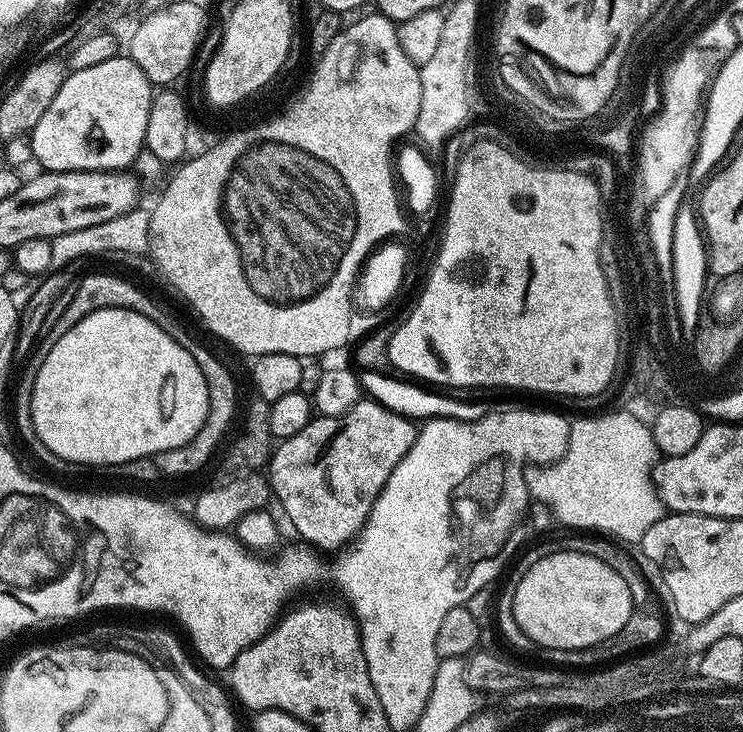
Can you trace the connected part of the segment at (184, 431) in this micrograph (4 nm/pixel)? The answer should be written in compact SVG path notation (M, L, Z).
M103 308L82 318L82 322L78 322L78 326L74 326L74 330L66 330L66 334L62 334L62 338L58 338L58 342L54 342L50 354L46 354L32 387L32 421L38 438L42 442L46 442L46 446L50 450L54 450L54 454L58 454L58 458L68 460L72 466L78 466L78 464L113 466L143 456L155 457L160 452L174 450L178 446L190 442L190 438L194 438L194 434L198 434L198 430L207 425L209 420L207 391L204 389L202 373L196 372L194 358L190 358L182 346L174 338L170 338L170 335L166 334L166 331L157 326L154 321L142 314L132 312L130 308Z

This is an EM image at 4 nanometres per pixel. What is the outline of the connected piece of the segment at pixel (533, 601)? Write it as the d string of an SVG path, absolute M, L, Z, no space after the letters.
M578 552L550 554L549 557L533 559L524 569L525 572L521 574L520 581L516 584L516 593L511 593L510 596L512 616L518 627L531 638L533 645L566 651L589 648L618 634L618 630L625 626L626 620L633 612L633 586L627 585L621 575L590 554Z

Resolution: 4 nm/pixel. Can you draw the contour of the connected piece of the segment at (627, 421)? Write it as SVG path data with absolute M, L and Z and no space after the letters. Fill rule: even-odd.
M600 414L590 420L574 420L570 430L570 442L566 454L555 464L536 466L527 473L528 494L533 501L546 504L552 509L557 521L569 524L572 530L595 530L617 541L638 542L665 515L664 503L656 497L652 484L652 470L656 467L658 453L652 437L652 429L643 425L639 418Z

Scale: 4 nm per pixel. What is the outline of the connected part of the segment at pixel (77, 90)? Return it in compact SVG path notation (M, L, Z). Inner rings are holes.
M117 54L110 62L90 66L87 70L69 71L62 82L62 90L54 94L54 102L46 106L46 114L38 118L38 126L30 133L32 155L41 169L49 172L119 172L135 165L139 154L146 148L146 126L154 85L132 60L131 55Z

